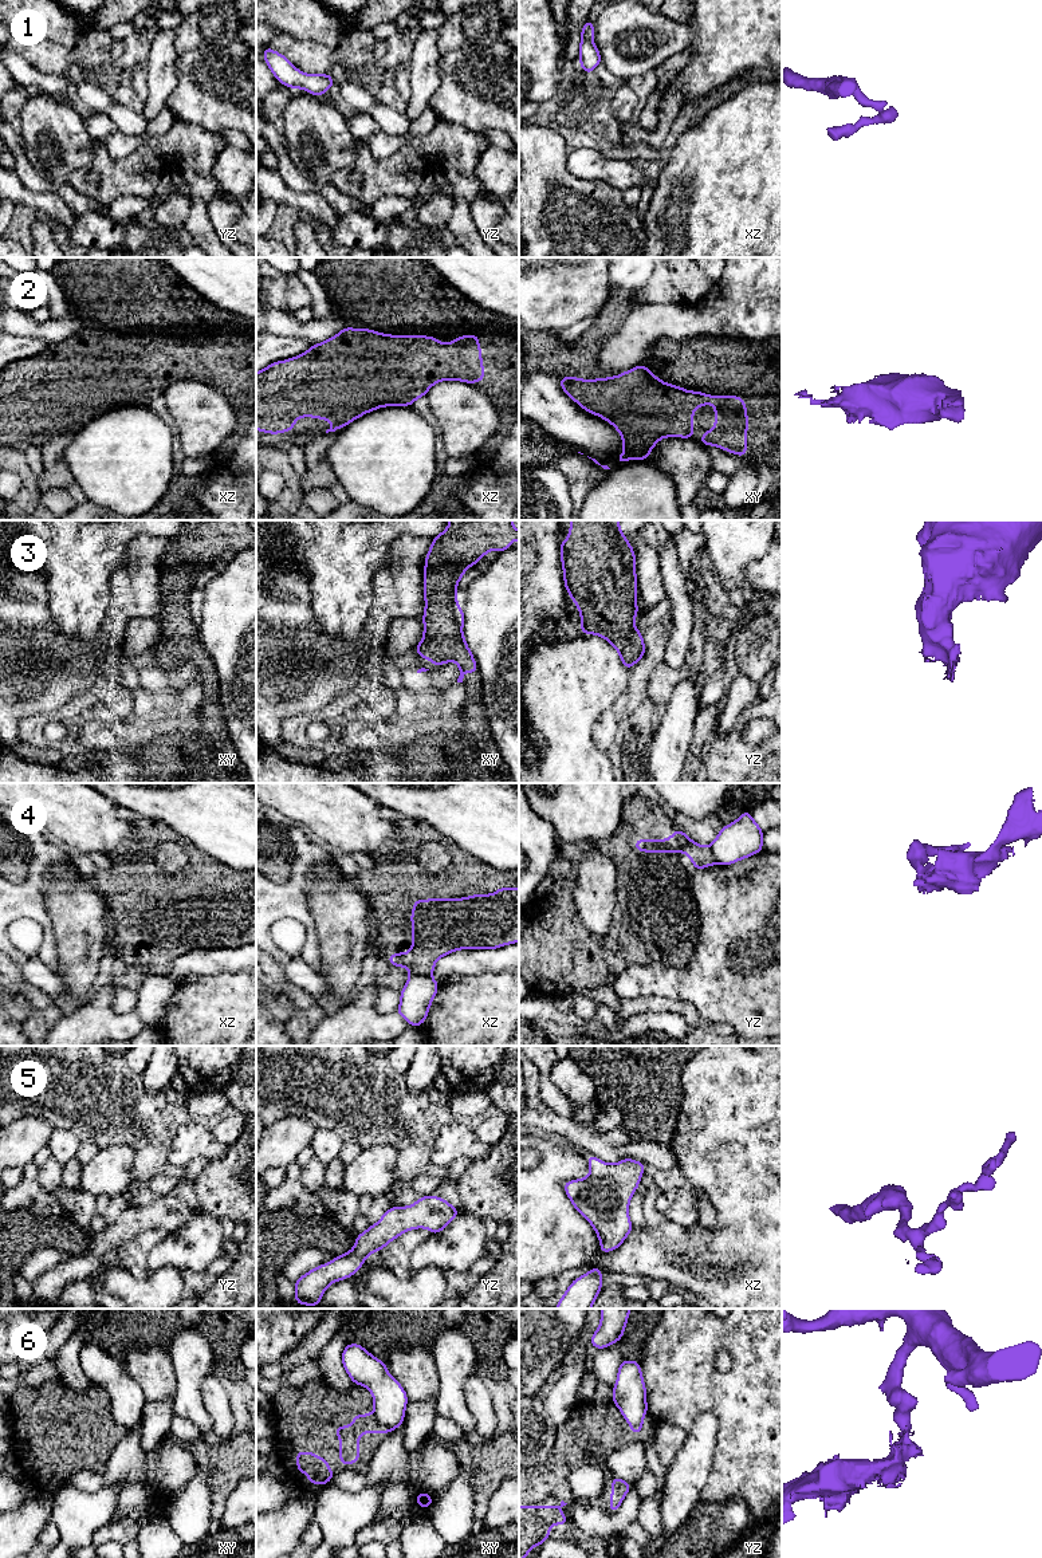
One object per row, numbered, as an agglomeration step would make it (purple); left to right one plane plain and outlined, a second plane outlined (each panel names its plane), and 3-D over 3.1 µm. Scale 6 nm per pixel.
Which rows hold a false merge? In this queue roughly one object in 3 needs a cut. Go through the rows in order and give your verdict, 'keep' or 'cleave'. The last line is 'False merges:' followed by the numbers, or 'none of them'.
1: keep
2: keep
3: keep
4: cleave
5: keep
6: cleave
False merges: 4, 6

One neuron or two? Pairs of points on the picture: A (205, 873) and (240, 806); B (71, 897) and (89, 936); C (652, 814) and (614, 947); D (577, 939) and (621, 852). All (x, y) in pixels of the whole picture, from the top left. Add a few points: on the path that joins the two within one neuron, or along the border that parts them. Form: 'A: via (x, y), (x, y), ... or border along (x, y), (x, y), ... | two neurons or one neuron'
A: border along (188, 840), (223, 865) | two neurons
B: via (75, 907), (79, 916), (79, 927) | one neuron
C: via (634, 848), (634, 913) | one neuron
D: via (608, 943), (625, 925), (626, 882) | one neuron

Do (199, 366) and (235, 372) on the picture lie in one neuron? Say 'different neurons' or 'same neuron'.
same neuron

